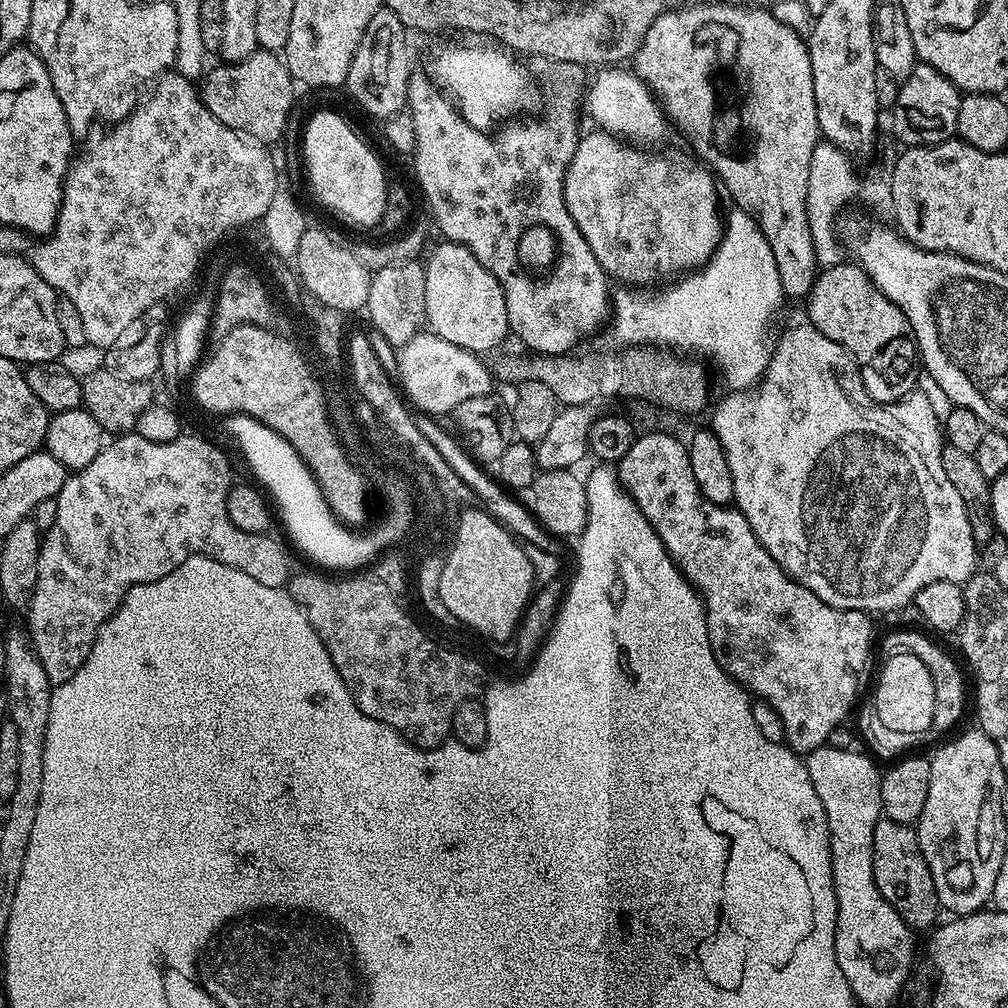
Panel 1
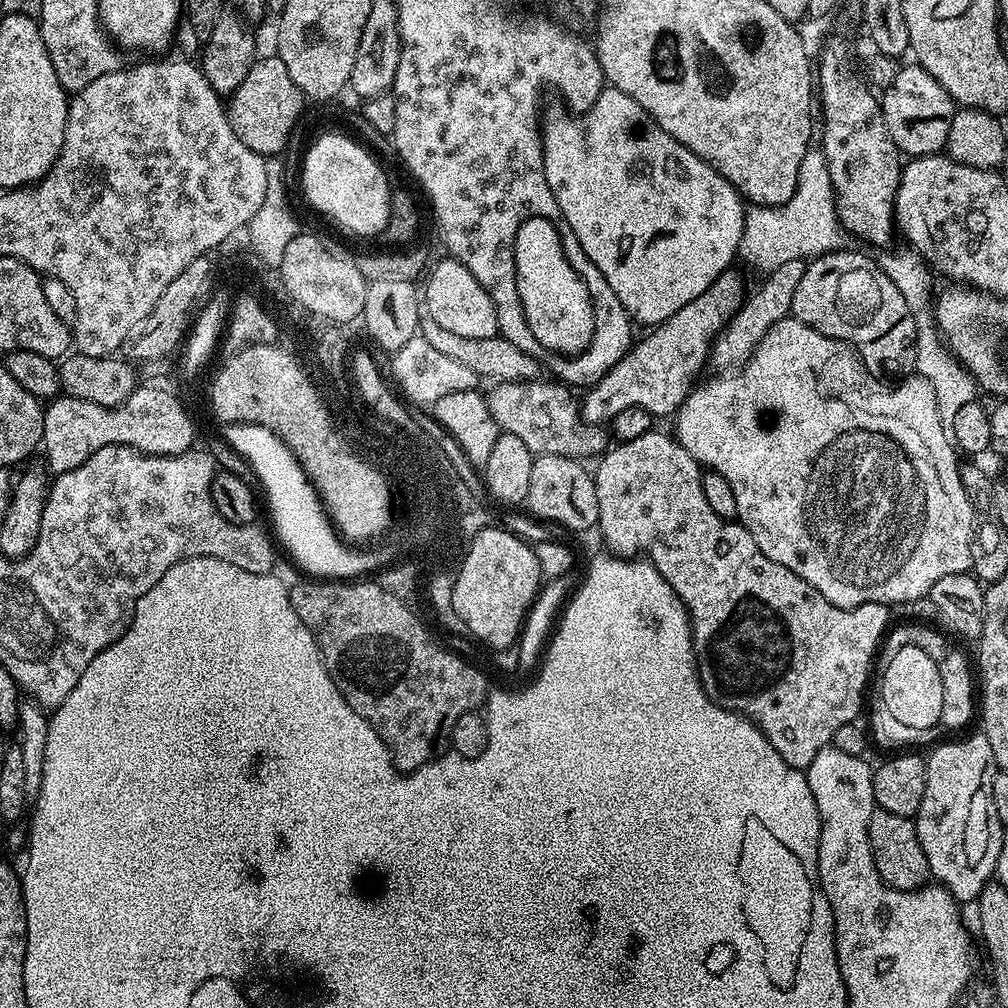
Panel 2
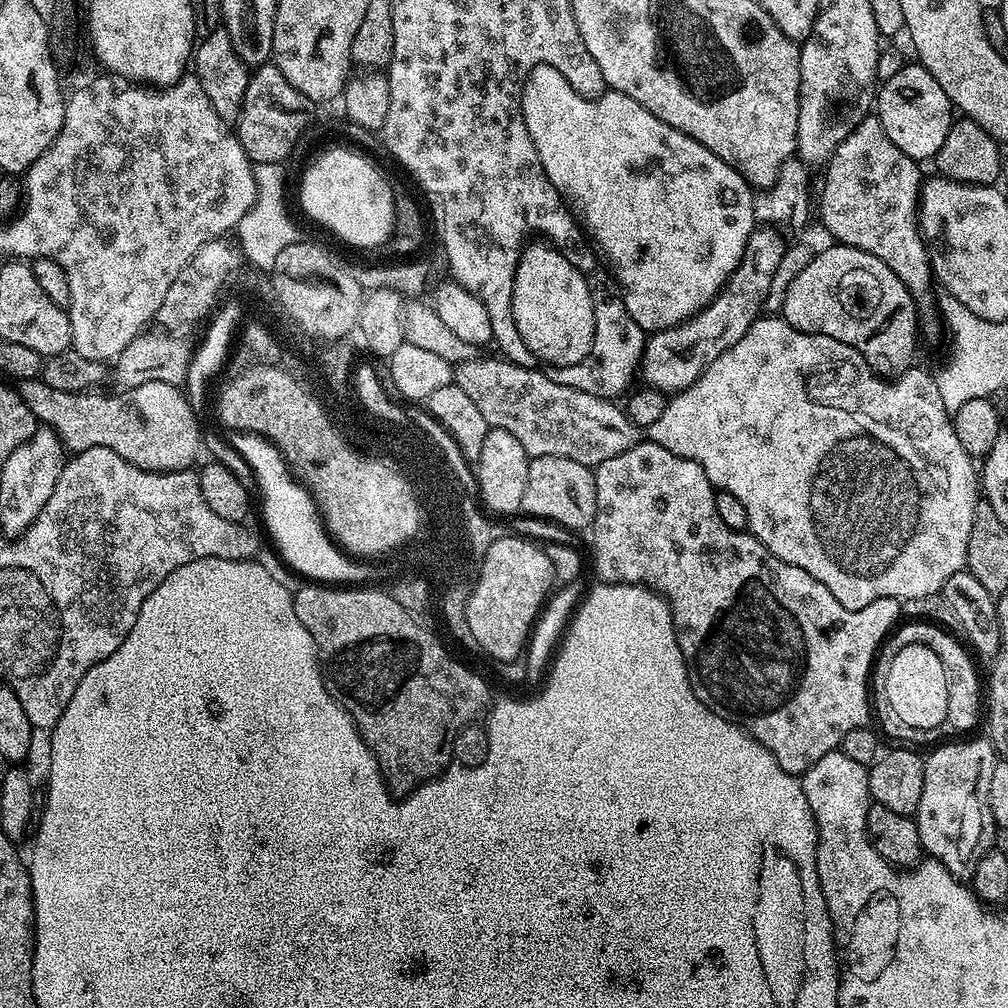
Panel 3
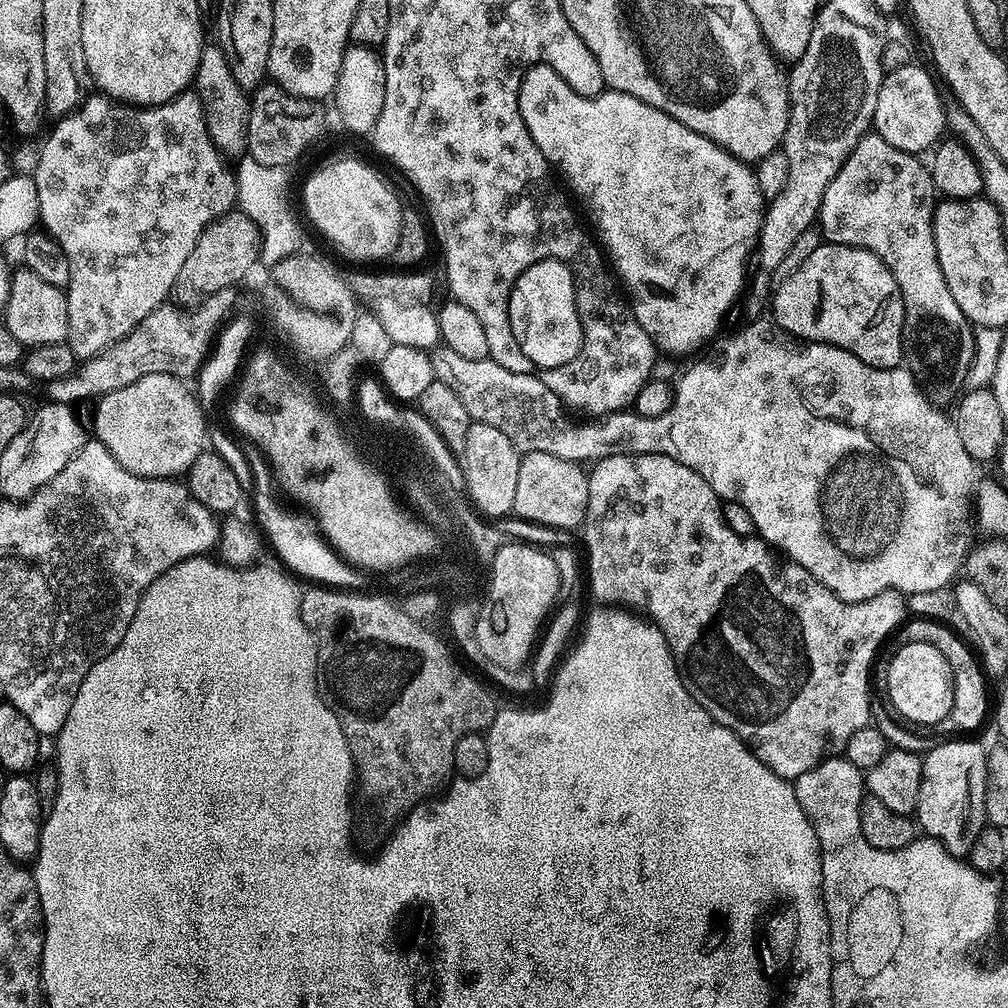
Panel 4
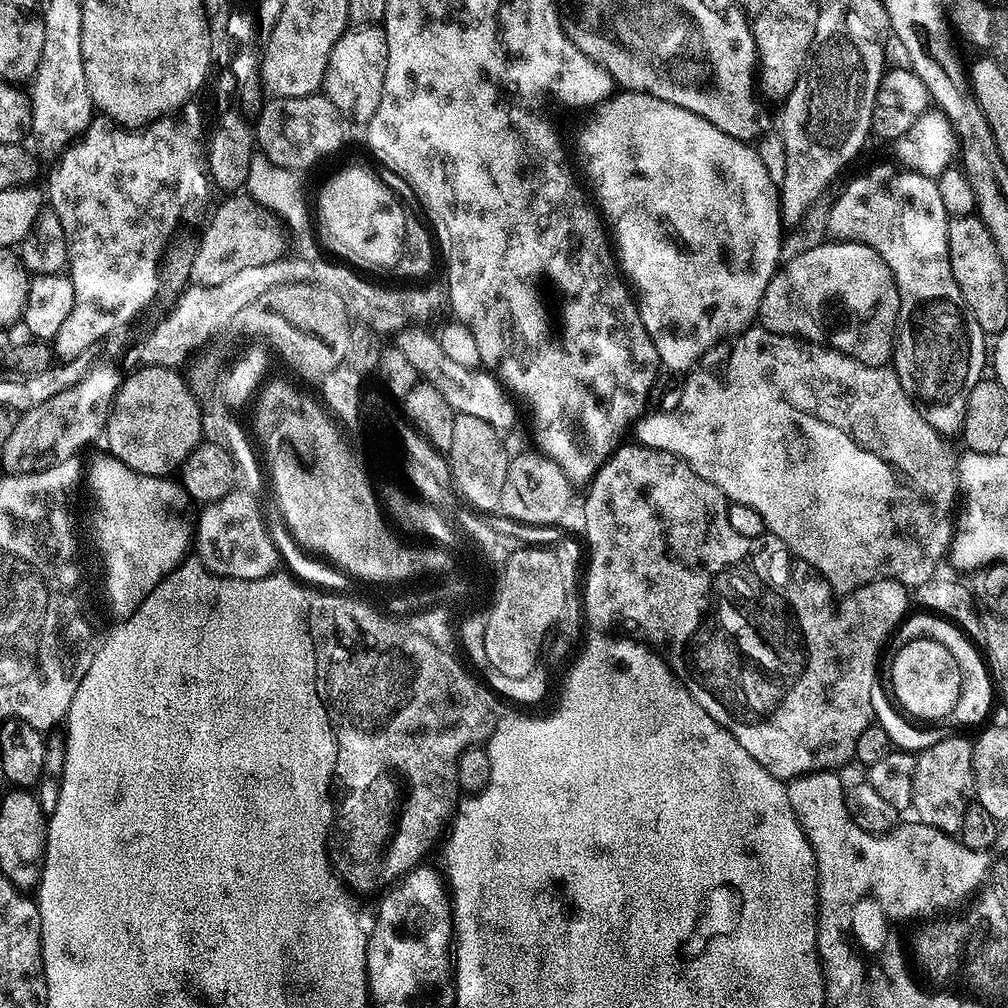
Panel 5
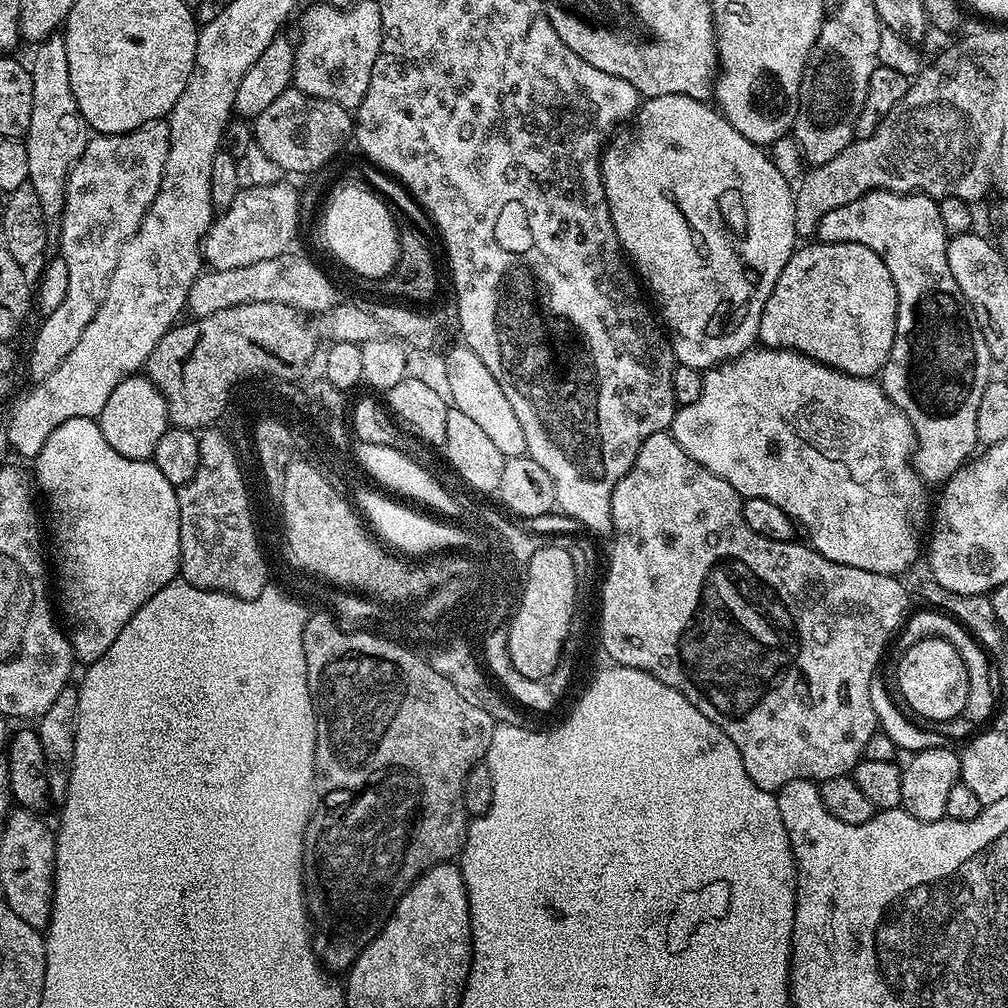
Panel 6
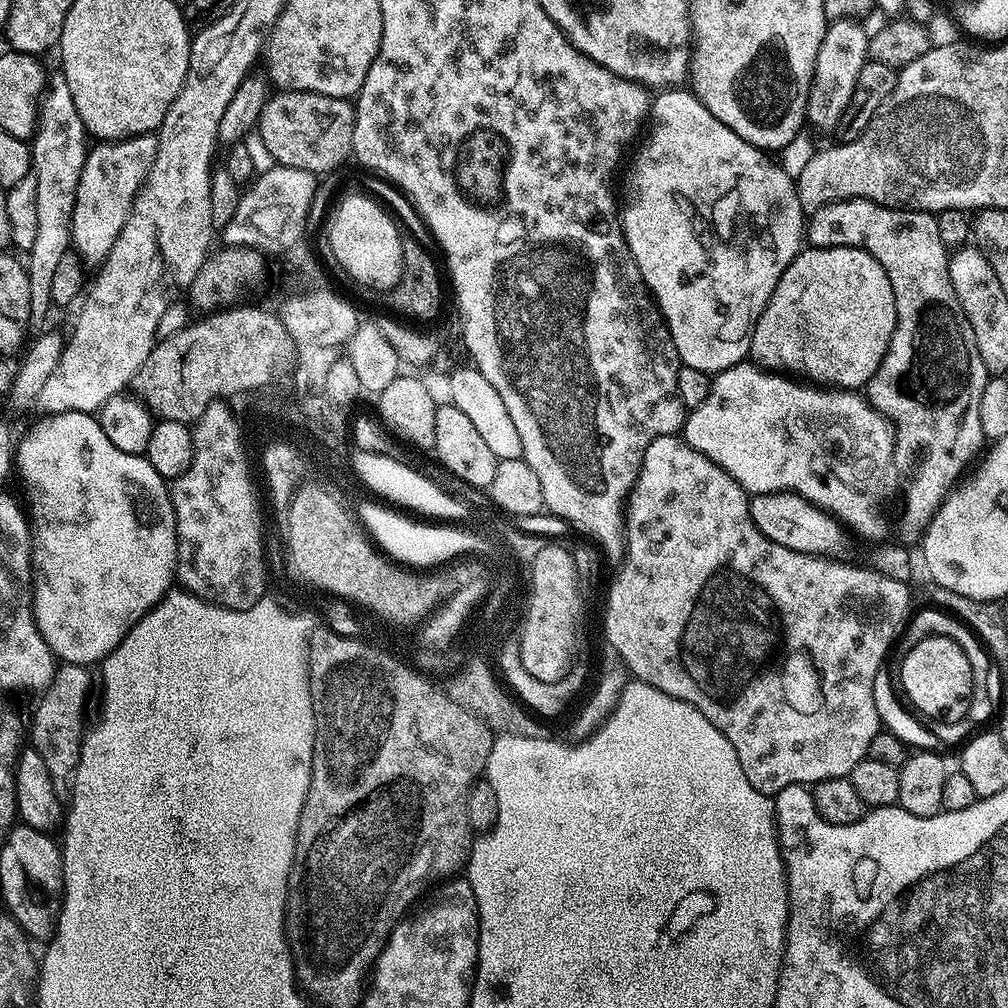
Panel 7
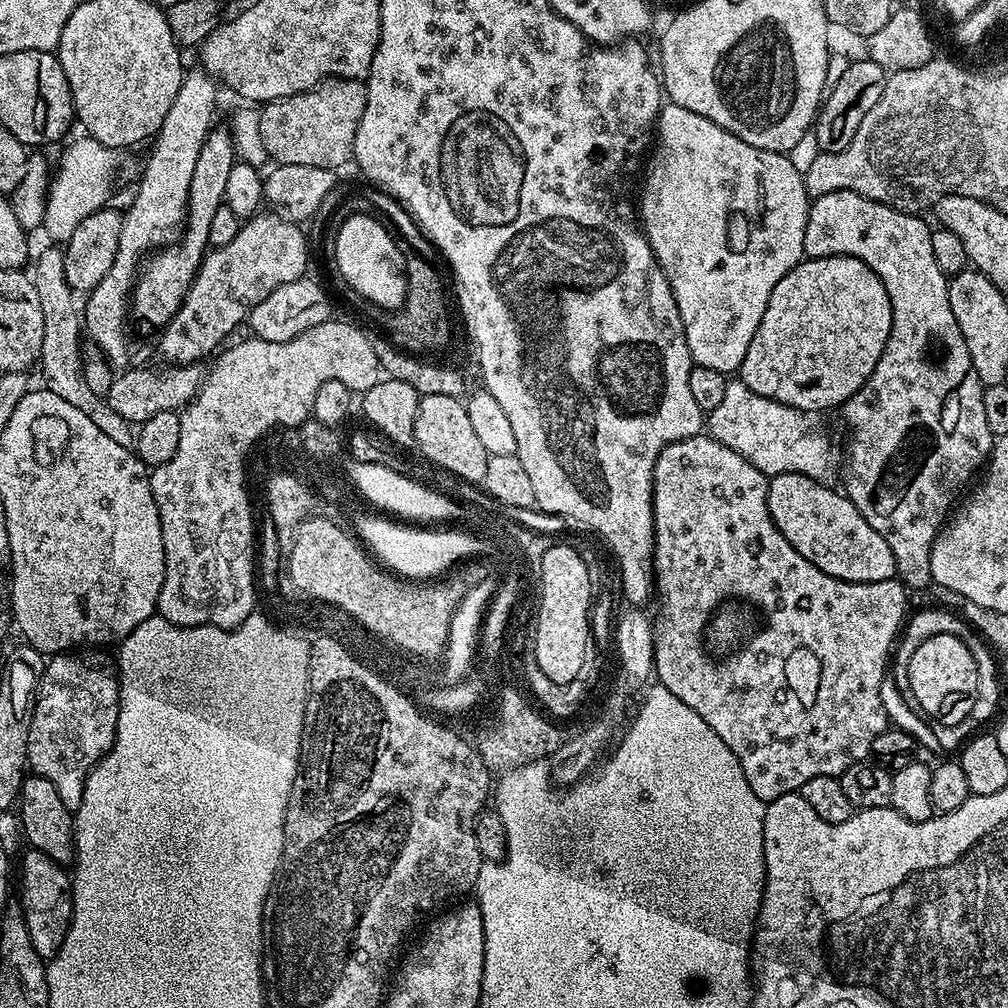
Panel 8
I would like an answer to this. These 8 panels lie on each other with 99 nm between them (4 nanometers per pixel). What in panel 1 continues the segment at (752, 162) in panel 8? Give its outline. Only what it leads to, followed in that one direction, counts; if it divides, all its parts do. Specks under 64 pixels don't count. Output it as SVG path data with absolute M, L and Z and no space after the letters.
M592 130L589 136L577 139L574 158L570 158L564 175L564 201L574 226L586 238L586 246L594 250L594 258L598 258L604 273L609 278L617 276L624 286L652 286L655 280L687 274L706 263L724 239L725 217L722 212L720 216L721 193L713 173L683 168L664 156L651 156L648 152L651 151L621 142L610 132Z

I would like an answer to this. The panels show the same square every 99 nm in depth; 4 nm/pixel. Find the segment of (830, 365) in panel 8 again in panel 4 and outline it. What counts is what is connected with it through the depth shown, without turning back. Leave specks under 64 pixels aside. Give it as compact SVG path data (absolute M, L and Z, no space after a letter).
M822 242L794 270L794 274L775 285L770 296L771 319L784 332L804 342L833 344L850 354L854 354L863 364L875 368L895 368L901 363L904 354L904 303L898 290L894 274L865 248L851 248L848 244Z

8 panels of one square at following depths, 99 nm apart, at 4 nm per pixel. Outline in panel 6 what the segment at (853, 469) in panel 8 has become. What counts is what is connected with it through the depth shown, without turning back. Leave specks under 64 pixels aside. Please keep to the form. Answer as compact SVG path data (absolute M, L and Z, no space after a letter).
M868 192L854 202L846 202L846 206L838 206L838 210L830 210L830 214L822 218L816 236L822 244L866 246L866 250L874 250L874 254L878 254L882 262L886 262L886 270L890 270L890 278L894 278L898 298L896 337L888 360L879 373L878 383L890 402L894 402L894 406L898 406L898 410L906 414L914 430L916 450L912 453L912 466L920 479L928 486L943 485L977 451L978 401L993 375L994 358L979 328L966 315L962 307L960 287L958 282L954 282L954 274L950 274L950 237L942 226L939 203L933 197L918 192Z

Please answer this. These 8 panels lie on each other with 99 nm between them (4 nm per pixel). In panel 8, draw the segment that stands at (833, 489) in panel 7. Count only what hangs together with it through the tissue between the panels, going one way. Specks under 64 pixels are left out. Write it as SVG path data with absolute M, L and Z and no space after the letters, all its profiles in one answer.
M738 378L726 386L726 394L714 411L707 413L706 432L718 442L730 446L746 462L771 478L778 474L793 472L806 474L821 482L837 479L842 468L842 452L832 445L815 415L786 406L777 400L754 394Z

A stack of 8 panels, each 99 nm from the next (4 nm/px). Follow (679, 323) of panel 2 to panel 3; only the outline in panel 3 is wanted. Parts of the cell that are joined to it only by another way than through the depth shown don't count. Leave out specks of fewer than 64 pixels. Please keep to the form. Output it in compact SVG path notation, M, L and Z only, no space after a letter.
M757 226L752 229L746 242L746 250L738 262L738 266L728 276L720 292L700 312L695 312L688 320L683 320L675 328L663 328L661 332L653 332L644 341L644 354L640 357L639 371L643 383L661 394L675 394L684 388L689 388L693 382L705 372L734 342L738 342L750 330L750 326L761 315L764 302L770 292L770 282L774 282L774 270L778 270L778 262L782 262L782 254L786 240L779 236L777 229L772 226Z

